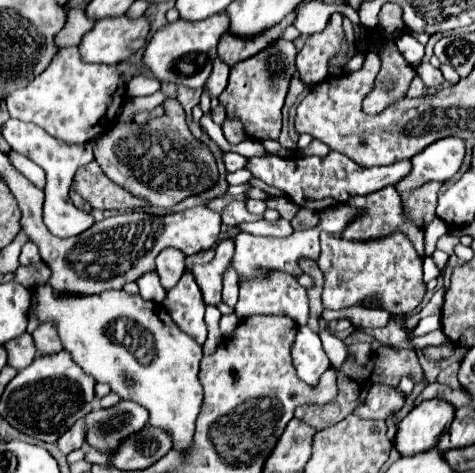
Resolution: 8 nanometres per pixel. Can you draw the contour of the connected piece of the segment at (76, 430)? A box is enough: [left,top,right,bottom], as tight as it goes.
[57,420,87,454]

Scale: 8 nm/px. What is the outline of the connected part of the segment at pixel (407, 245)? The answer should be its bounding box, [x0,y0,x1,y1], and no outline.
[319,232,427,316]

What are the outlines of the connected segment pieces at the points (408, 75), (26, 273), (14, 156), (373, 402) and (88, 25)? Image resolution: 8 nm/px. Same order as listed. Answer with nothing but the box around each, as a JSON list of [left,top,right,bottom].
[[363,38,415,114],[15,262,51,288],[8,151,46,189],[353,384,405,420],[57,4,95,48]]

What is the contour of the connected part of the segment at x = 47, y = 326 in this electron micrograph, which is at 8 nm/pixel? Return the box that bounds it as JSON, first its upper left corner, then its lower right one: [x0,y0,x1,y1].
[33,322,63,354]

